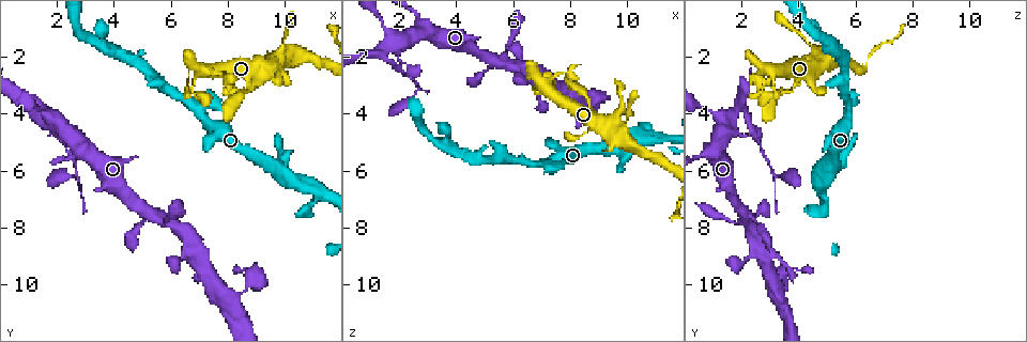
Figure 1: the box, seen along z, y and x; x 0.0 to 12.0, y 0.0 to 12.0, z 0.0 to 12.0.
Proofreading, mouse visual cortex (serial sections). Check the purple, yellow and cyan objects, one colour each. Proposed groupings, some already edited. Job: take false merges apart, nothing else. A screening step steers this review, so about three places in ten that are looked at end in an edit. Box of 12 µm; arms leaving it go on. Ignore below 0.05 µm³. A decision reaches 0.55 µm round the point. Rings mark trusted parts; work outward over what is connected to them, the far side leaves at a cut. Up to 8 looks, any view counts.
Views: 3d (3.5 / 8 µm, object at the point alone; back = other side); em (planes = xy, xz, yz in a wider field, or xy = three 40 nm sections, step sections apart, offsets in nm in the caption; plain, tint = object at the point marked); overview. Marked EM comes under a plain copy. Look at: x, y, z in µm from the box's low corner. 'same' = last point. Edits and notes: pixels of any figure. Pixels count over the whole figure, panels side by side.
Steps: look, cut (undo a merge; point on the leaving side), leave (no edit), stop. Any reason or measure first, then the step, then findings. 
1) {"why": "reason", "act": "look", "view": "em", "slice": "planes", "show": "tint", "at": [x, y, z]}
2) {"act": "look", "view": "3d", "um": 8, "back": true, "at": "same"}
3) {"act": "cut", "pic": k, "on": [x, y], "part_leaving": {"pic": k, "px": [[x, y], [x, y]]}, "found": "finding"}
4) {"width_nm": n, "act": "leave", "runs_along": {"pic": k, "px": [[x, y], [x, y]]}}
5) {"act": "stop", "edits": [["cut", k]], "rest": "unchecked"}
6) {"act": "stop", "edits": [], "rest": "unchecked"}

{"why": "small branch off a trunk", "act": "look", "view": "3d", "um": 3.5, "at": [7.1, 2.5, 3.0]}

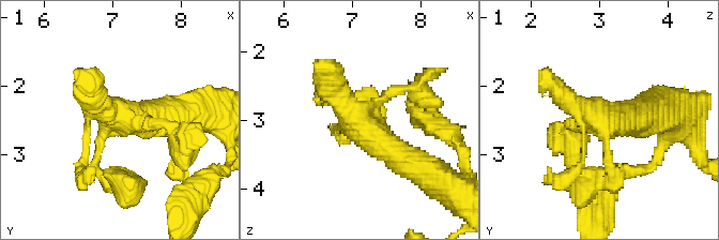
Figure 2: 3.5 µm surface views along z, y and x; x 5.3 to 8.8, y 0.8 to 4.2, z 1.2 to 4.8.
{"why": "now the EM", "act": "look", "view": "em", "slice": "xy", "step": 2, "show": "tint", "at": [7.10, 2.45, 3.05]}

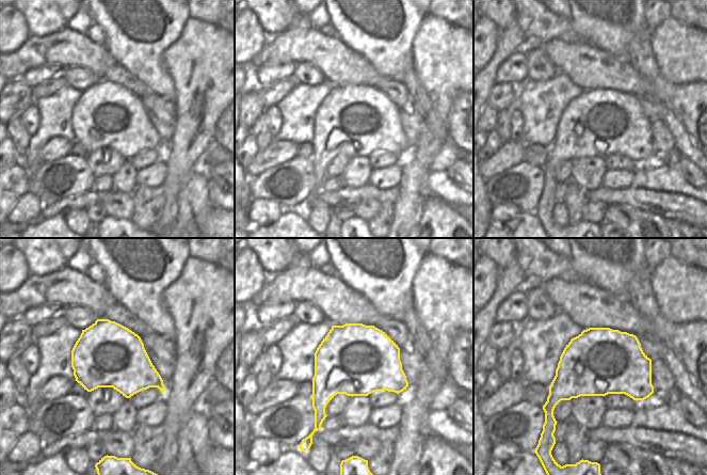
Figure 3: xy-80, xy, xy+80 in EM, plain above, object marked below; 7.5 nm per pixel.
{"why": "cut it another way", "act": "look", "view": "em", "slice": "xy", "step": 1, "show": "tint", "at": "same"}

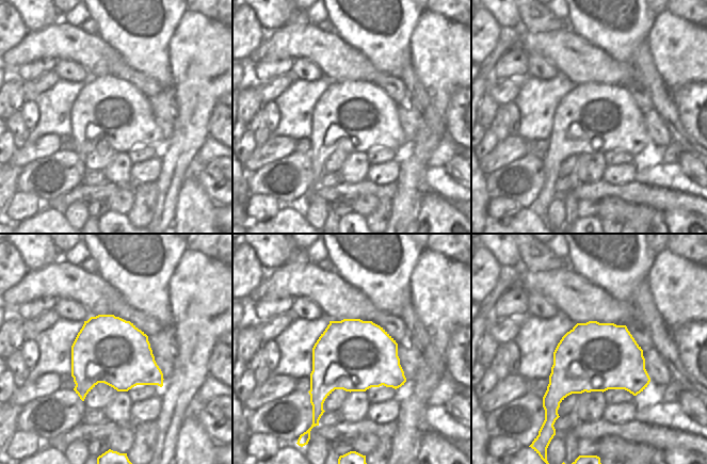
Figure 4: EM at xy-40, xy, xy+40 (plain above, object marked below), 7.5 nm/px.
{"act": "leave", "runs_along": {"pic": 2, "px": [[417, 165], [351, 116], [329, 72]]}, "found": "all the same cell"}

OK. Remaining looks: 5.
{"why": "a fork", "act": "look", "view": "3d", "um": 3.5, "back": true, "at": [2.2, 4.8, 2.6]}

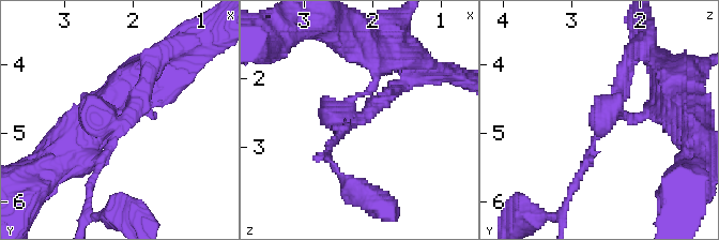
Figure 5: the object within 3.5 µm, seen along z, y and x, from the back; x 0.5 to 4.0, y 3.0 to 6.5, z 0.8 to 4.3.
{"why": "shape alone is not enough", "act": "look", "view": "em", "slice": "xy", "step": 1, "show": "tint", "at": [2.20, 4.90, 2.55]}

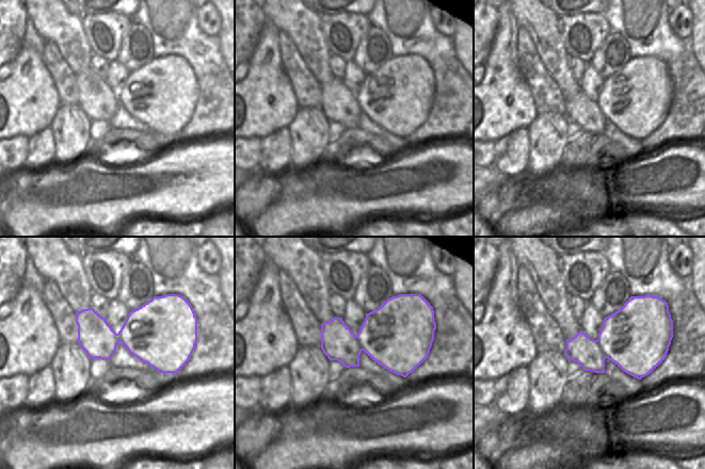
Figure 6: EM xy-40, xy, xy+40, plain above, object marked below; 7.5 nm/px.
{"act": "cut", "pic": 5, "on": [621, 69], "part_leaving": {"pic": 5, "px": [[410, 77], [361, 118]]}, "found": "two cells meet here"}

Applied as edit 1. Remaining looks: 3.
{"why": "see it whole again", "act": "look", "view": "overview"}

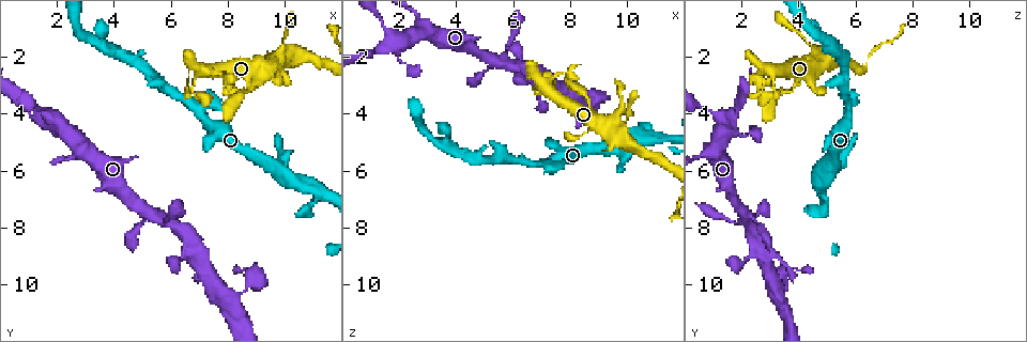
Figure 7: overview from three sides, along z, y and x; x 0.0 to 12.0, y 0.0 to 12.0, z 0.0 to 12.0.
{"why": "thin arm on a thick one", "act": "look", "view": "3d", "um": 8, "at": [10.0, 2.0, 5.0]}

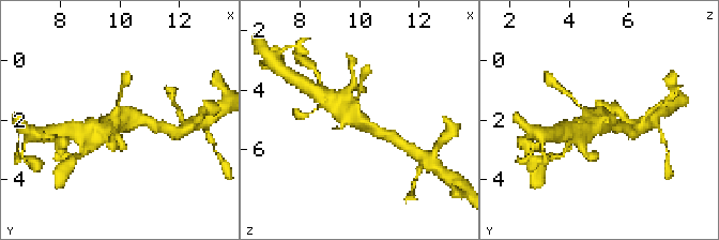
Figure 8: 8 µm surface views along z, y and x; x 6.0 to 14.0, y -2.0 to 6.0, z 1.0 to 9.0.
{"why": "now the EM", "act": "look", "view": "em", "slice": "xy", "step": 2, "show": "tint", "at": [10.0, 1.9, 5.0]}

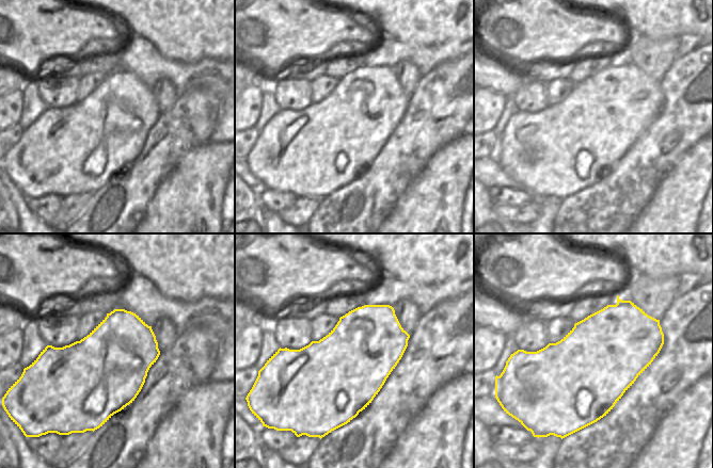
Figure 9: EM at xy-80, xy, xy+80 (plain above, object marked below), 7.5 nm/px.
{"act": "leave", "runs_along": {"pic": 8, "px": [[327, 99], [378, 132]]}, "found": "one cell here"}

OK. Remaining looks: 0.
{"act": "stop", "edits": [["cut", 5]], "rest": "unchecked"}

